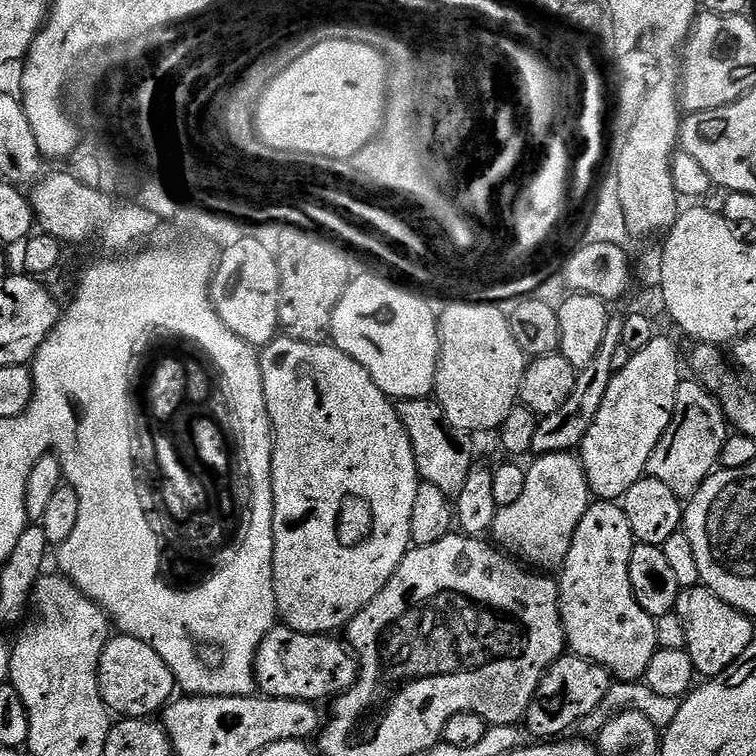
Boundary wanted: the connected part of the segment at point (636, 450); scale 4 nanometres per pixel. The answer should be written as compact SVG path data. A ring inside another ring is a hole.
M664 334L657 335L646 350L631 353L626 366L612 373L598 416L578 449L593 497L604 502L619 501L634 482L645 479L650 454L654 454L654 446L658 446L666 426L670 426L681 379L676 348Z

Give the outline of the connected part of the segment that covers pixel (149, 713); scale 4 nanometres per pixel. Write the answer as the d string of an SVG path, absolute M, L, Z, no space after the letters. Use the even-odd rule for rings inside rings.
M123 634L113 635L102 650L99 677L104 705L109 713L120 718L155 717L173 699L178 688L170 666L162 662L160 655L145 640Z

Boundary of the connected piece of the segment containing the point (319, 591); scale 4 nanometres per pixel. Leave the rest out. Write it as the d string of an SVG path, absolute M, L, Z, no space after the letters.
M277 338L271 340L268 344L263 345L262 351L259 353L260 369L262 370L262 386L266 390L266 410L270 410L270 422L272 423L272 441L274 442L274 454L272 455L272 489L274 490L274 594L276 595L276 610L279 619L283 621L287 627L305 632L306 634L314 634L322 636L325 634L336 634L336 631L347 629L348 623L361 612L366 605L372 601L375 596L382 590L382 586L386 586L386 582L390 582L390 578L394 574L394 570L398 570L398 566L402 562L402 558L408 552L412 544L412 535L410 534L410 514L414 511L414 494L418 494L418 486L421 484L420 474L416 471L416 463L414 462L414 450L410 446L410 438L406 434L406 430L402 426L402 422L396 413L396 404L386 395L383 390L374 382L374 378L370 378L370 374L358 362L354 362L354 358L350 358L341 348L333 346L331 343L326 344L307 344L306 342L298 342L287 338Z

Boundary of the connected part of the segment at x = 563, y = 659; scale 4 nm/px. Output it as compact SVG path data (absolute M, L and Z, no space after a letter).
M575 654L561 656L549 666L548 673L540 680L538 690L530 702L526 717L527 731L531 735L533 732L536 738L563 737L567 728L575 729L579 719L585 718L602 702L613 683L612 673L593 660L585 660Z

